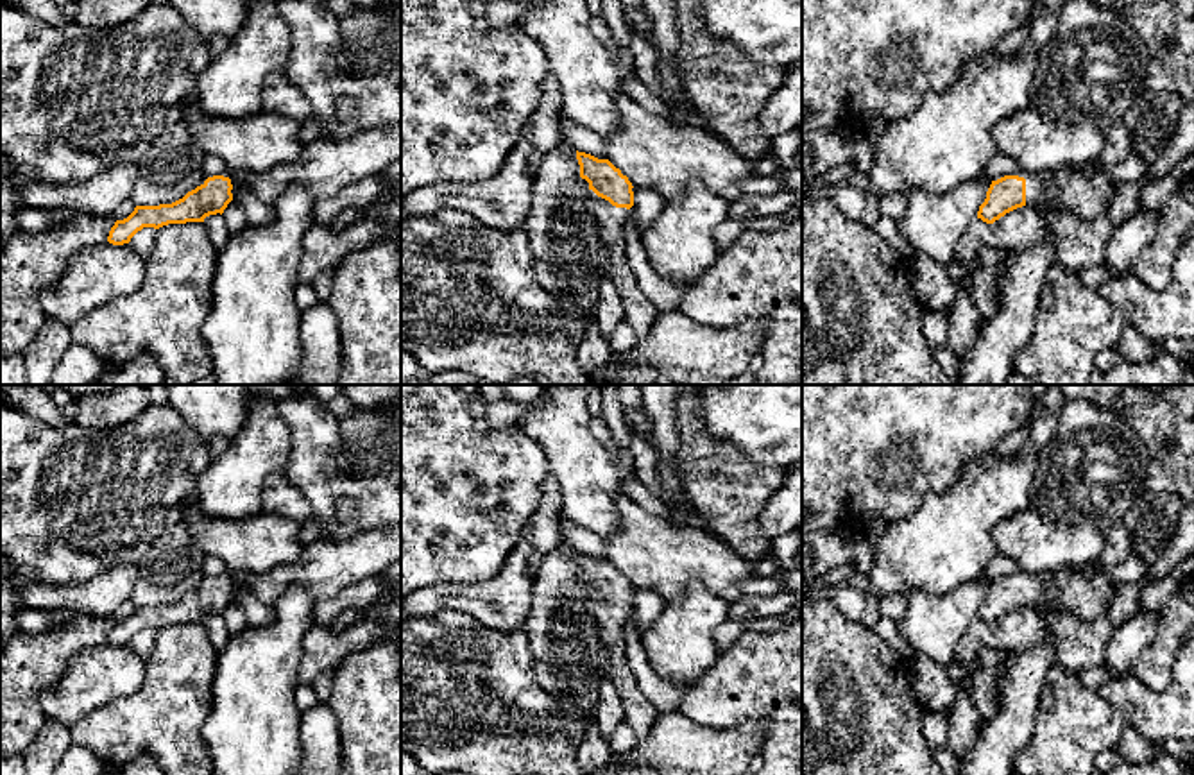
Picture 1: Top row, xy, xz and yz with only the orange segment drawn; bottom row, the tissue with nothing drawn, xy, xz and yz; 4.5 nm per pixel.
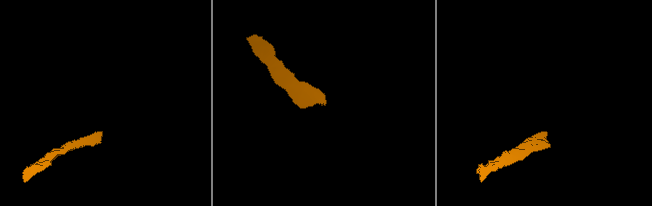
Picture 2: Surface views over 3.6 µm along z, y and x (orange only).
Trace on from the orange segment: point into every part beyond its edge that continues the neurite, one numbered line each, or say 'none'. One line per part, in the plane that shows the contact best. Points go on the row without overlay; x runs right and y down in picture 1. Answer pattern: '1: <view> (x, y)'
1: xz (639, 715)

